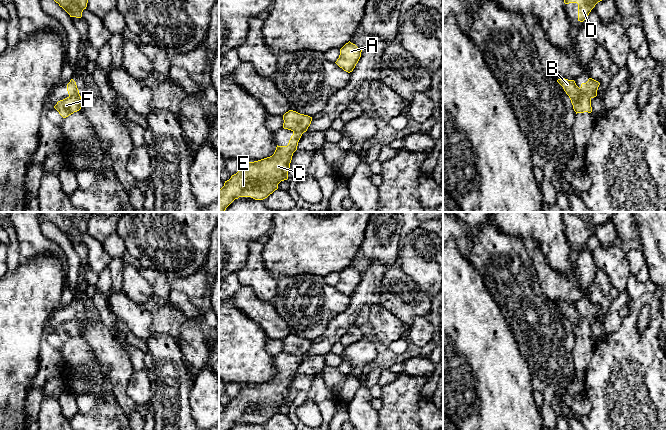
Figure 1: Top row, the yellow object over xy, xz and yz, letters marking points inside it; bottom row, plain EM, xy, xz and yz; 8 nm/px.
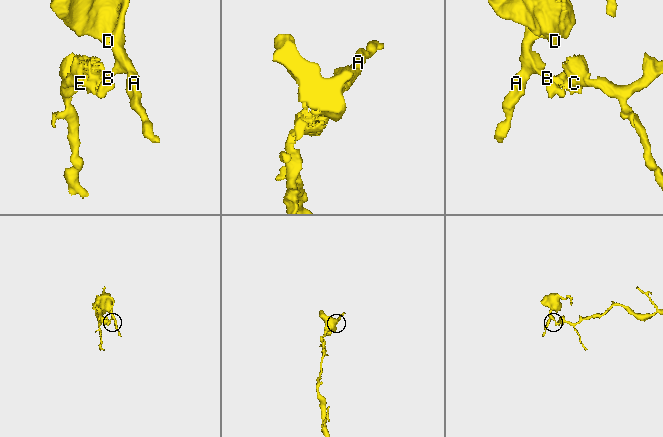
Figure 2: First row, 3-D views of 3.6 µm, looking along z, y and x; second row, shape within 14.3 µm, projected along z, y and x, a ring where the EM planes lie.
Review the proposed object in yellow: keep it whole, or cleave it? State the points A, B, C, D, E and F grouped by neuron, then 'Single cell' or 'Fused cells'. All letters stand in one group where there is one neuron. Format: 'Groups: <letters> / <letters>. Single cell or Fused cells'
Groups: A B D F / C E. Fused cells

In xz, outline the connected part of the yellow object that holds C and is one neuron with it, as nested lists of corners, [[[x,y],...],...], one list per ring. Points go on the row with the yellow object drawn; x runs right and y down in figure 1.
[[[293,132],[288,145],[277,145],[270,157],[254,162],[241,161],[239,171],[219,189],[219,212],[225,212],[239,197],[263,200],[277,190],[278,184],[288,179],[292,156],[301,136],[302,133]]]

